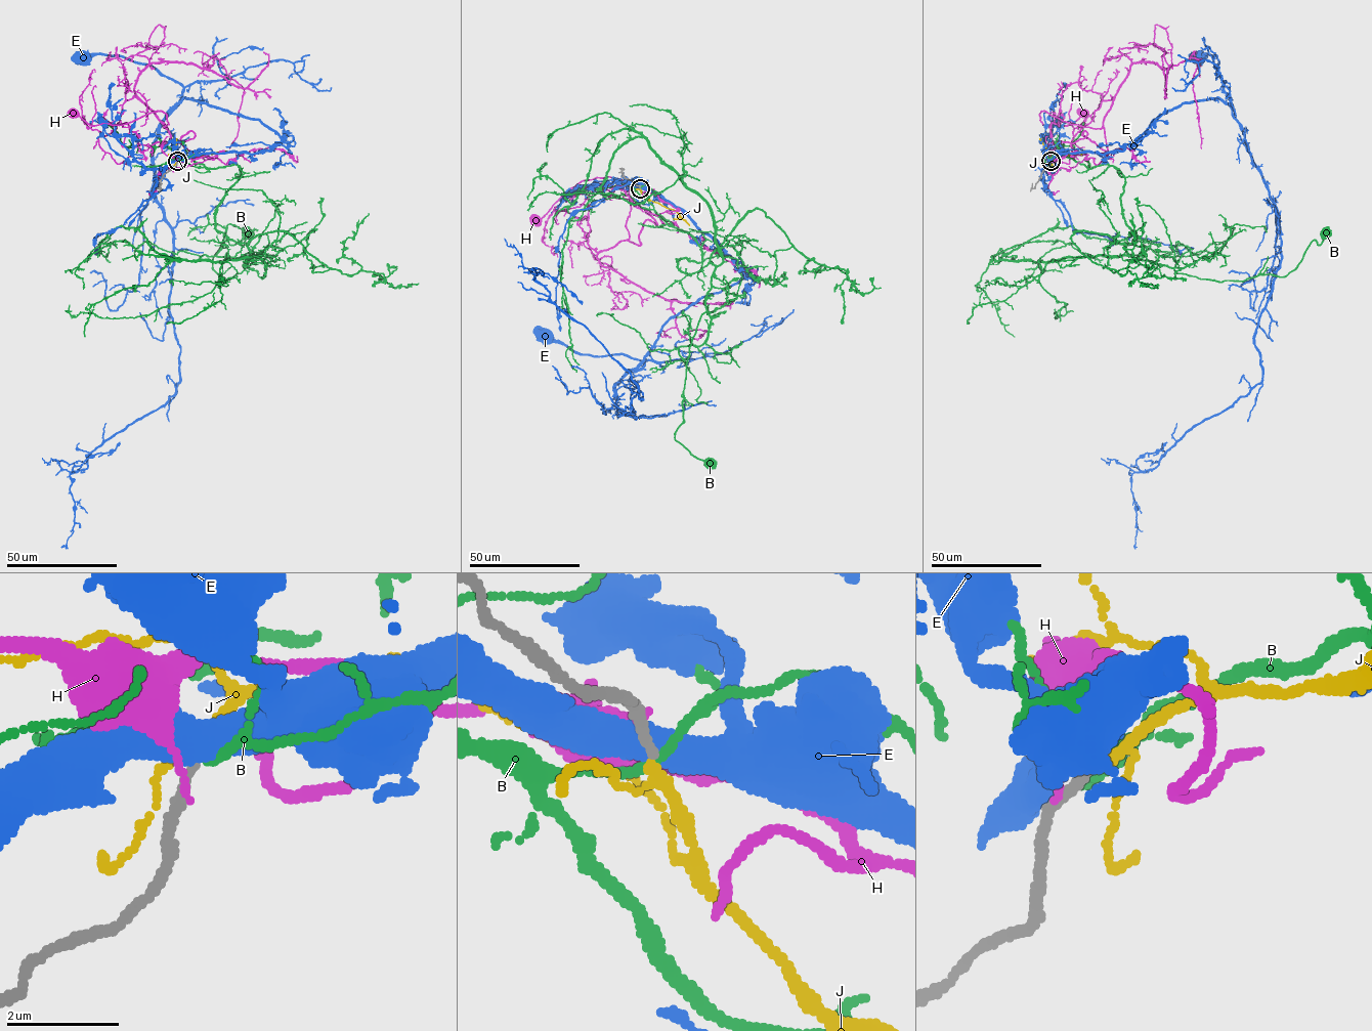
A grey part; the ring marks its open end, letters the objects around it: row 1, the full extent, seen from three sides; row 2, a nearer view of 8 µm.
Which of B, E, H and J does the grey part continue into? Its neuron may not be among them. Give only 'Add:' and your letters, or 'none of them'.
Add: J

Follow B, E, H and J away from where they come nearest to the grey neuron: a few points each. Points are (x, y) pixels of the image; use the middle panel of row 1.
B: (640, 187), (700, 248), (701, 262), (681, 258), (678, 267), (715, 266), (675, 433), (709, 462)
E: (640, 187), (678, 207), (741, 263), (741, 277), (673, 315), (640, 369), (645, 361), (576, 353), (542, 333)
H: (639, 186), (625, 184), (623, 198), (657, 223), (644, 222), (640, 245), (618, 178), (582, 180), (536, 220)
J: (640, 188), (647, 199), (674, 210), (689, 225)

